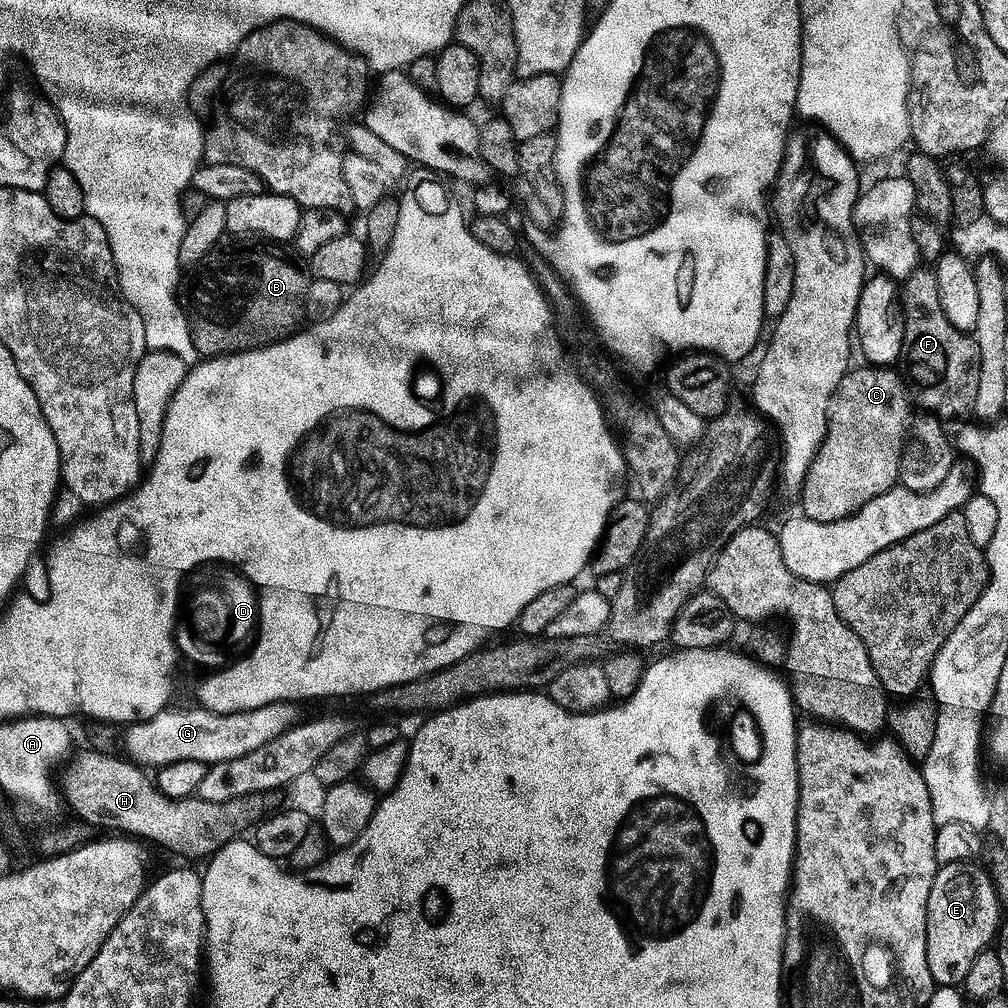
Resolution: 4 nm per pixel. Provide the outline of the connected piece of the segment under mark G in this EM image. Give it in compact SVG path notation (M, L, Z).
M285 702L249 712L218 714L195 706L169 706L153 720L131 725L123 733L122 748L127 759L145 770L159 770L178 762L202 762L209 766L234 762L234 758L246 758L246 754L262 750L262 746L297 727L296 708L295 703Z

